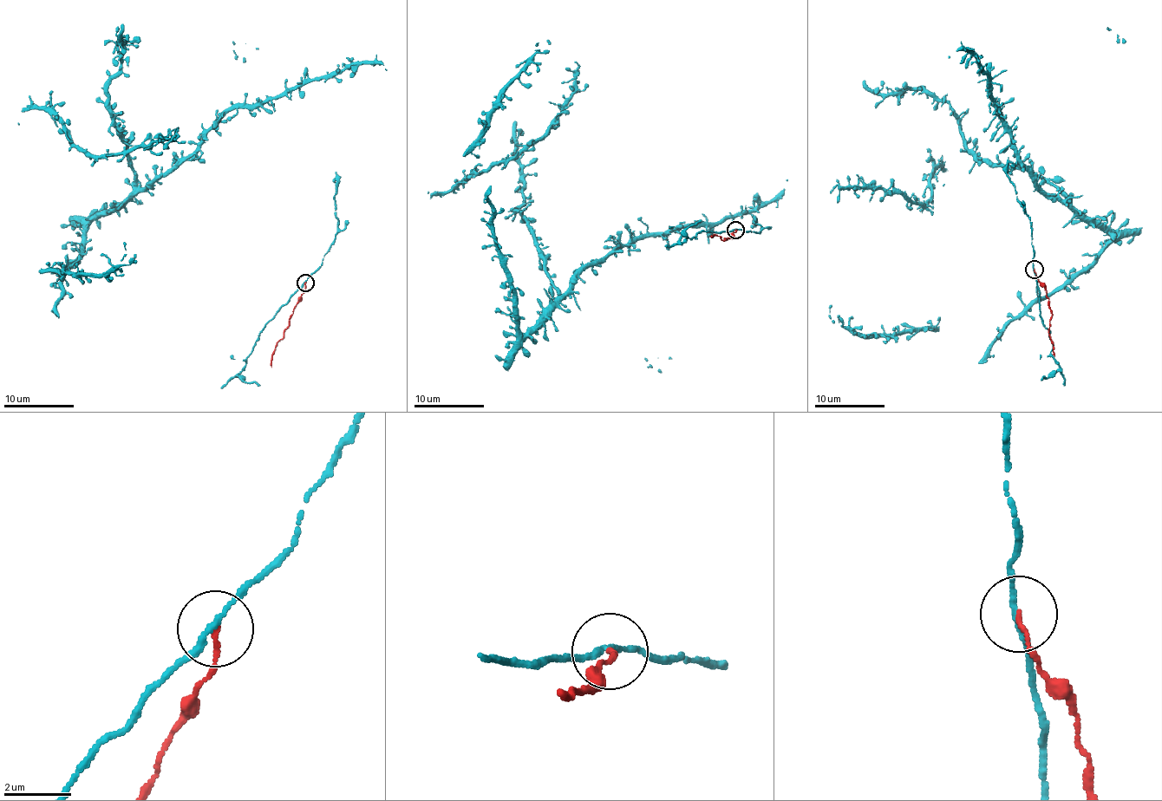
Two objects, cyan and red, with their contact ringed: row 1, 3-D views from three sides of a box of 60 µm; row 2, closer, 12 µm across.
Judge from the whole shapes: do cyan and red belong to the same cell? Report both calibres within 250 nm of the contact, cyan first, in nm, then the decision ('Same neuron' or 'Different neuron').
Thickness 150 nm (cyan) against 130 nm. Different neuron

